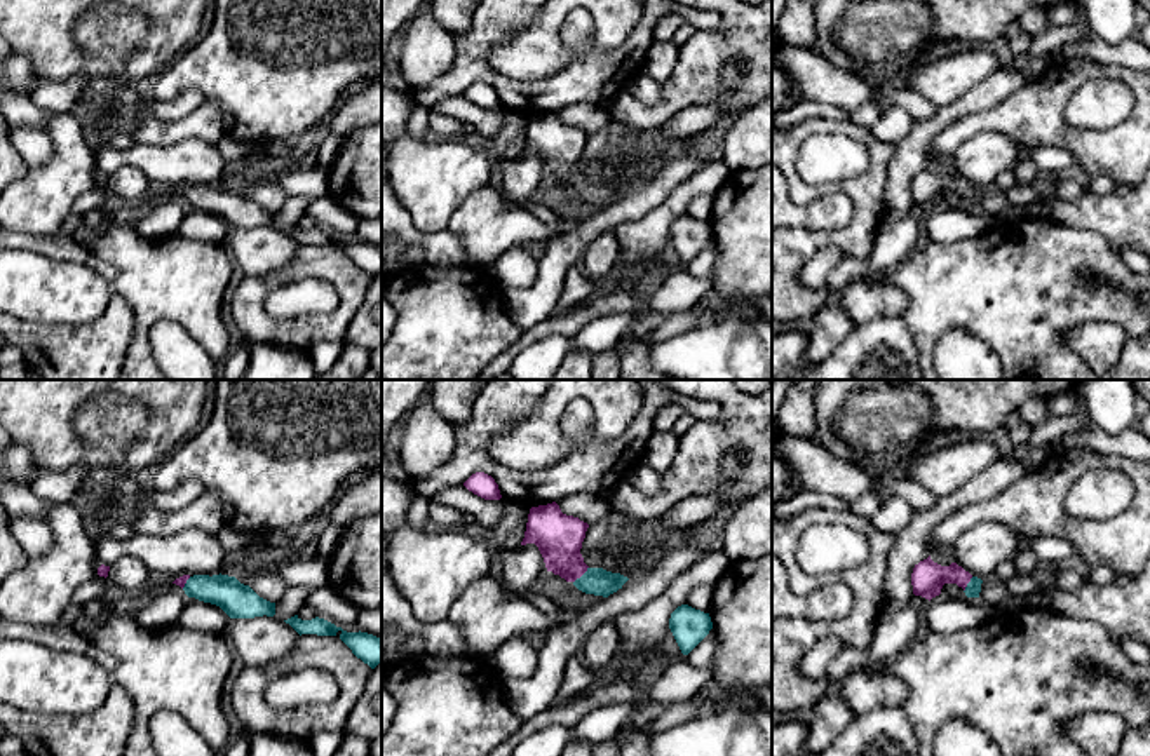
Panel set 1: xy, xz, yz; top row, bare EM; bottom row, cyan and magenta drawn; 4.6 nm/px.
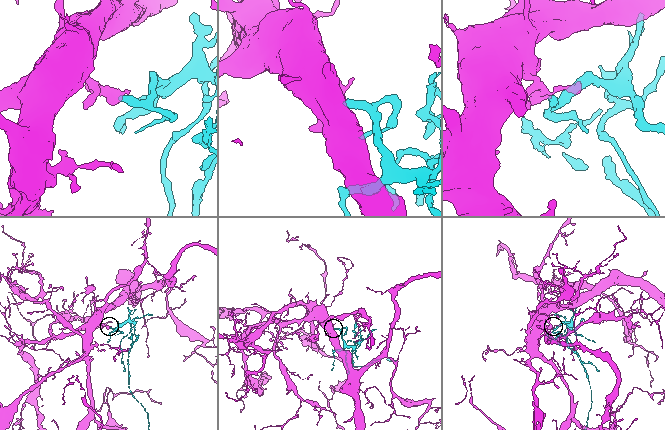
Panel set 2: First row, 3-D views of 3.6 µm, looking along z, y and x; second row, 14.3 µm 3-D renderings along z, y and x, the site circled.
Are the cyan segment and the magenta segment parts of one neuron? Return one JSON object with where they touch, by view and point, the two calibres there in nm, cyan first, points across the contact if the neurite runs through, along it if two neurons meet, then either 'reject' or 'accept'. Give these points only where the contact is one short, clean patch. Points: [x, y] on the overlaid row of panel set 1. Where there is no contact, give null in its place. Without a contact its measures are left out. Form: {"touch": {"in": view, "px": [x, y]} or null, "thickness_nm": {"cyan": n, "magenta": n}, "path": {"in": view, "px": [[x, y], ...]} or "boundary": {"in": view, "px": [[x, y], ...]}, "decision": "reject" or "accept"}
{"touch": {"in": "xz", "px": [582, 575]}, "thickness_nm": {"cyan": 130, "magenta": 220}, "path": {"in": "xz", "px": [[596, 580], [582, 575], [561, 554], [558, 537]]}, "decision": "accept"}

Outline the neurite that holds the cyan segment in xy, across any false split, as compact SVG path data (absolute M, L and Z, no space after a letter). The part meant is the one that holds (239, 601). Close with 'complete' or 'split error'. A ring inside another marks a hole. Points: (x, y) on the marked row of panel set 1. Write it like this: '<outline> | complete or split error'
M183 575L172 584L188 597L220 606L230 618L274 617L275 603L260 597L249 585L228 575Z | split error

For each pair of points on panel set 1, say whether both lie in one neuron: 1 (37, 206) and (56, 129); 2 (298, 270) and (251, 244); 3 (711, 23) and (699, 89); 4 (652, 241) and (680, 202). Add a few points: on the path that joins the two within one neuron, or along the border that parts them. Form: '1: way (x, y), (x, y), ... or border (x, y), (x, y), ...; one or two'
1: way (54, 187), (61, 180), (61, 148); one
2: border (300, 246), (286, 265), (263, 274), (248, 274); two
3: border (723, 18), (718, 28), (696, 32); two
4: way (652, 230), (669, 211); one

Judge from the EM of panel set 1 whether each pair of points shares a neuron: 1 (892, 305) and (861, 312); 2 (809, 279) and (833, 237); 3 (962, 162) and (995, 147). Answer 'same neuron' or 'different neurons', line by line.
1: same neuron
2: different neurons
3: same neuron

